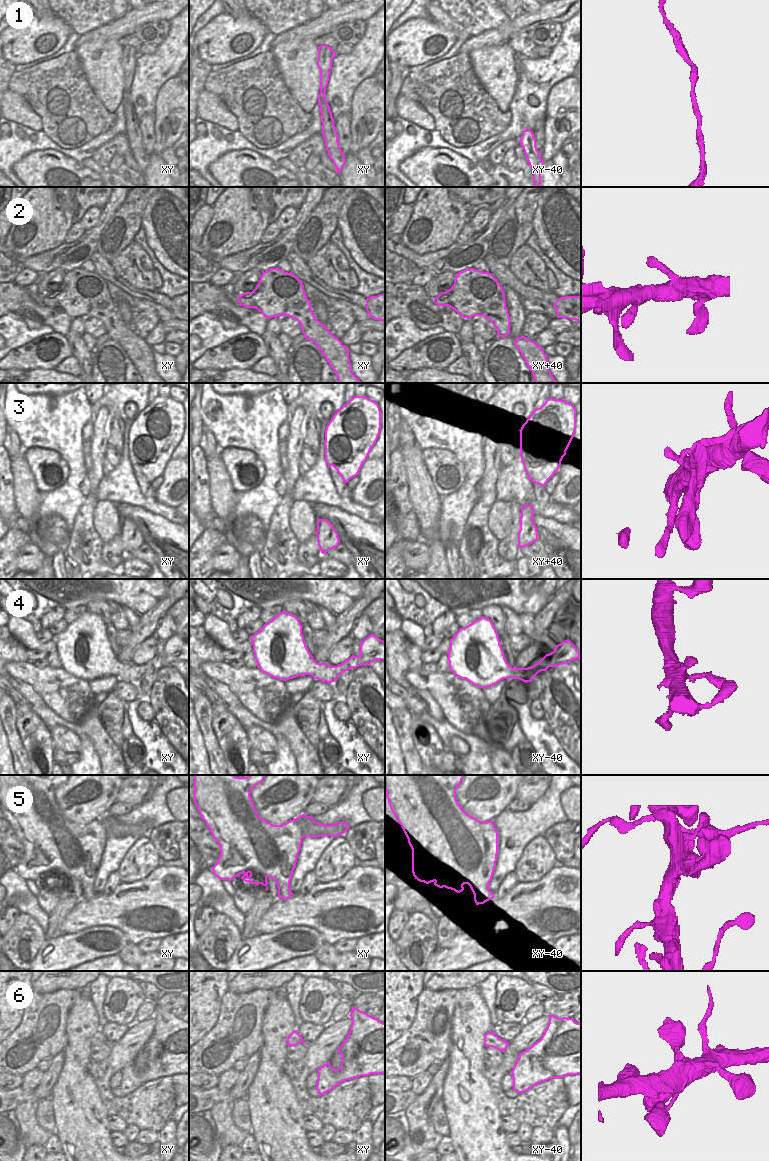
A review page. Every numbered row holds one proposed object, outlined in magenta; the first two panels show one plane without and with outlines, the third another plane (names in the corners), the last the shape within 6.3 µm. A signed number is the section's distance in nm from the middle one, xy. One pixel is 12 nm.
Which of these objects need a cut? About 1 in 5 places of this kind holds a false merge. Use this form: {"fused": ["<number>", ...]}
{"fused": ["5"]}

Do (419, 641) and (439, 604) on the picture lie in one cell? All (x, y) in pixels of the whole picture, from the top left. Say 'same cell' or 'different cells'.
different cells

